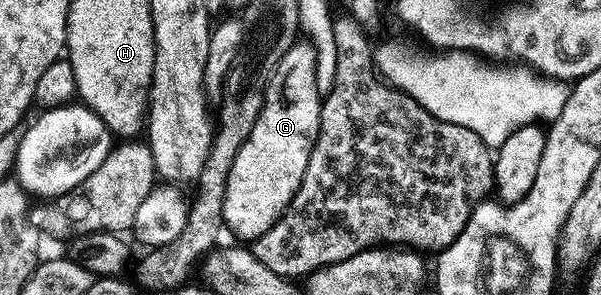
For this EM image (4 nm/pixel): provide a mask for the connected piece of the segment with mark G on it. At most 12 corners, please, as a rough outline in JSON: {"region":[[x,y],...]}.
{"region":[[295,41],[224,189],[253,241],[287,214],[320,129],[316,55]]}

